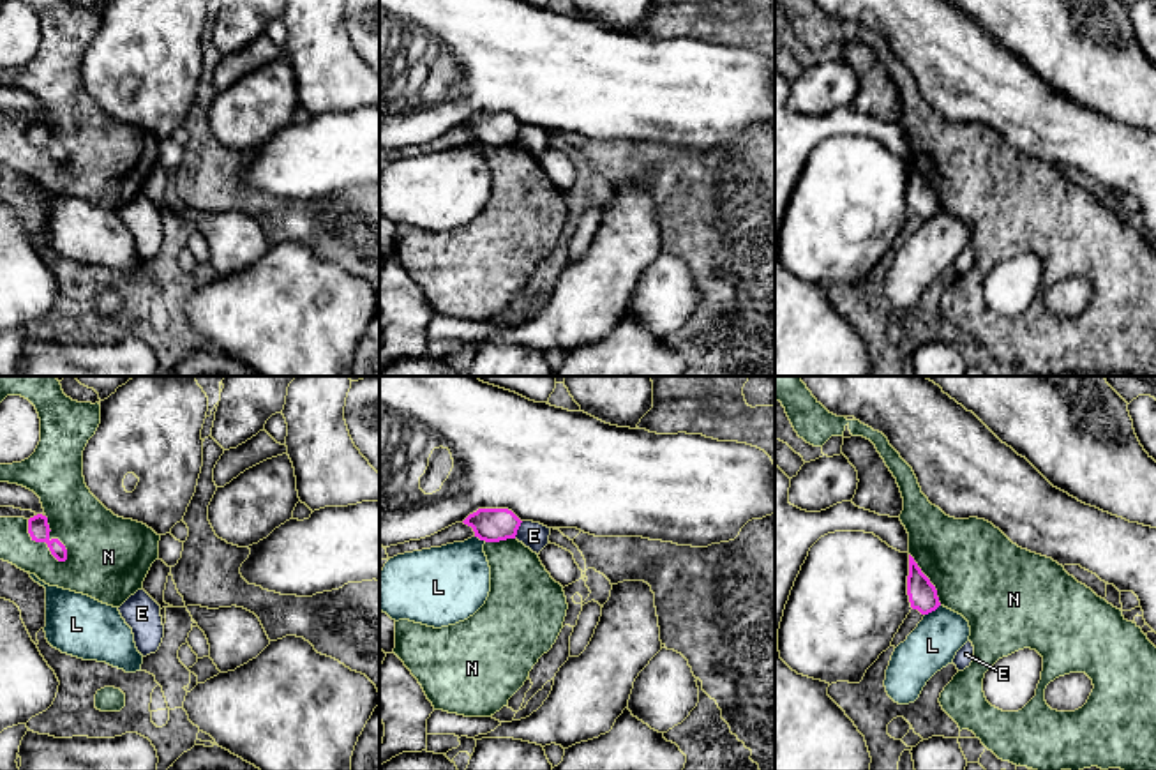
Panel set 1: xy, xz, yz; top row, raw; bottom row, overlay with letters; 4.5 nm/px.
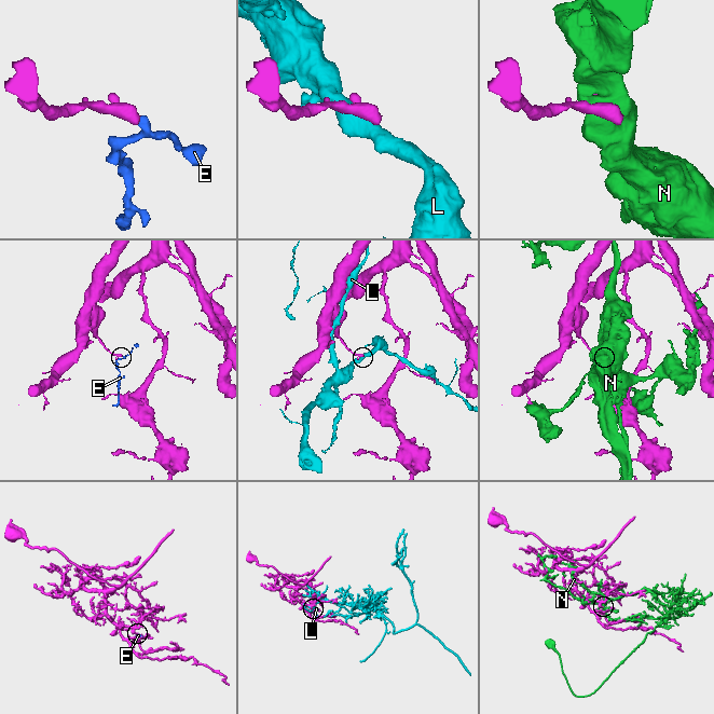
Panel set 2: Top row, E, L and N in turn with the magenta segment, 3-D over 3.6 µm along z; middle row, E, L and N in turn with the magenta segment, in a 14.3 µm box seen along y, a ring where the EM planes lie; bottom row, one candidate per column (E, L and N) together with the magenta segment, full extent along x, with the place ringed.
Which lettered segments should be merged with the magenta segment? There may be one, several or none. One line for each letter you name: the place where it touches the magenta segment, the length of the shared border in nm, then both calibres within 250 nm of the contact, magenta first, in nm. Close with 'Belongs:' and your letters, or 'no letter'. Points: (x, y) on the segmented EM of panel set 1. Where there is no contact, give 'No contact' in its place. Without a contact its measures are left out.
Belongs: no letter

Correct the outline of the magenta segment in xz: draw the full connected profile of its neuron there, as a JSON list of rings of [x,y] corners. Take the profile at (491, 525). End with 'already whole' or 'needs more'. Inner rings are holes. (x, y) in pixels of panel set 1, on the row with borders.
[[[478,509],[462,523],[471,526],[480,540],[499,542],[515,539],[522,521],[508,509]]]; already whole

